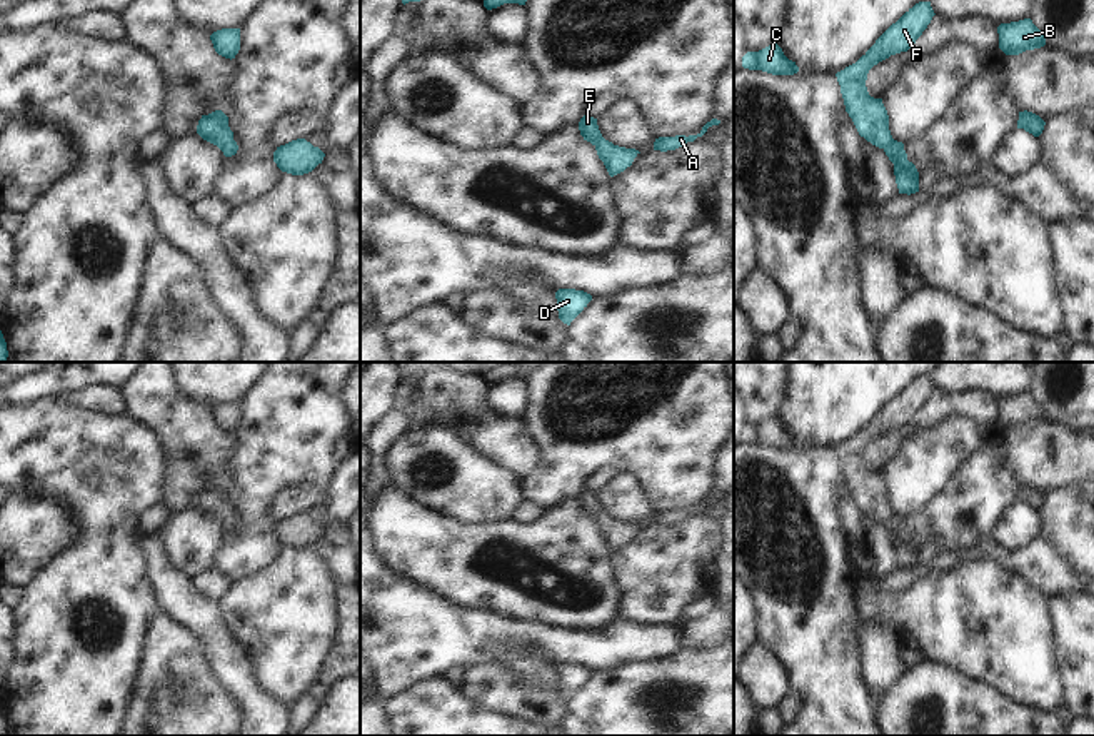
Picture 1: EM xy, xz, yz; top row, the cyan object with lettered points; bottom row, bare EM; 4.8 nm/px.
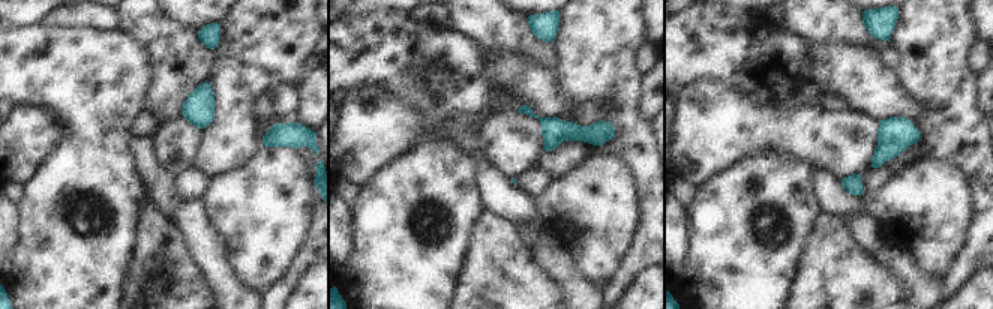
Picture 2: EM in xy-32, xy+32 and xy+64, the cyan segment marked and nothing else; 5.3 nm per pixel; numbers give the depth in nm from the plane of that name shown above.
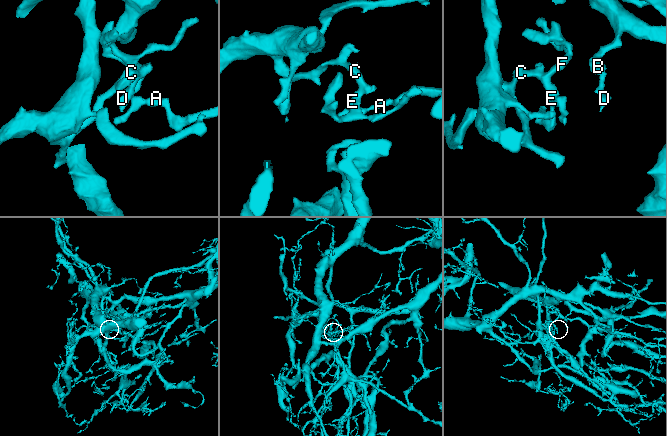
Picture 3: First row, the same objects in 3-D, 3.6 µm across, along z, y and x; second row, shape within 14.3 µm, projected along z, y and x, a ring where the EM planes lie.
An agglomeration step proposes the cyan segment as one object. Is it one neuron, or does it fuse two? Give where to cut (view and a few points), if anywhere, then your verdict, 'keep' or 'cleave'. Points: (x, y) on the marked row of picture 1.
cut none; keep

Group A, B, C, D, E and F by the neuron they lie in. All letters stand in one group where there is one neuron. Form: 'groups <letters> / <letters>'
groups A B C D E F

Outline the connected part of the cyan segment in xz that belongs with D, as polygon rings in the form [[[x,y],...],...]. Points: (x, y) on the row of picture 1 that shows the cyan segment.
[[[559,289],[555,292],[559,319],[570,325],[570,322],[587,307],[592,295],[575,289]]]

